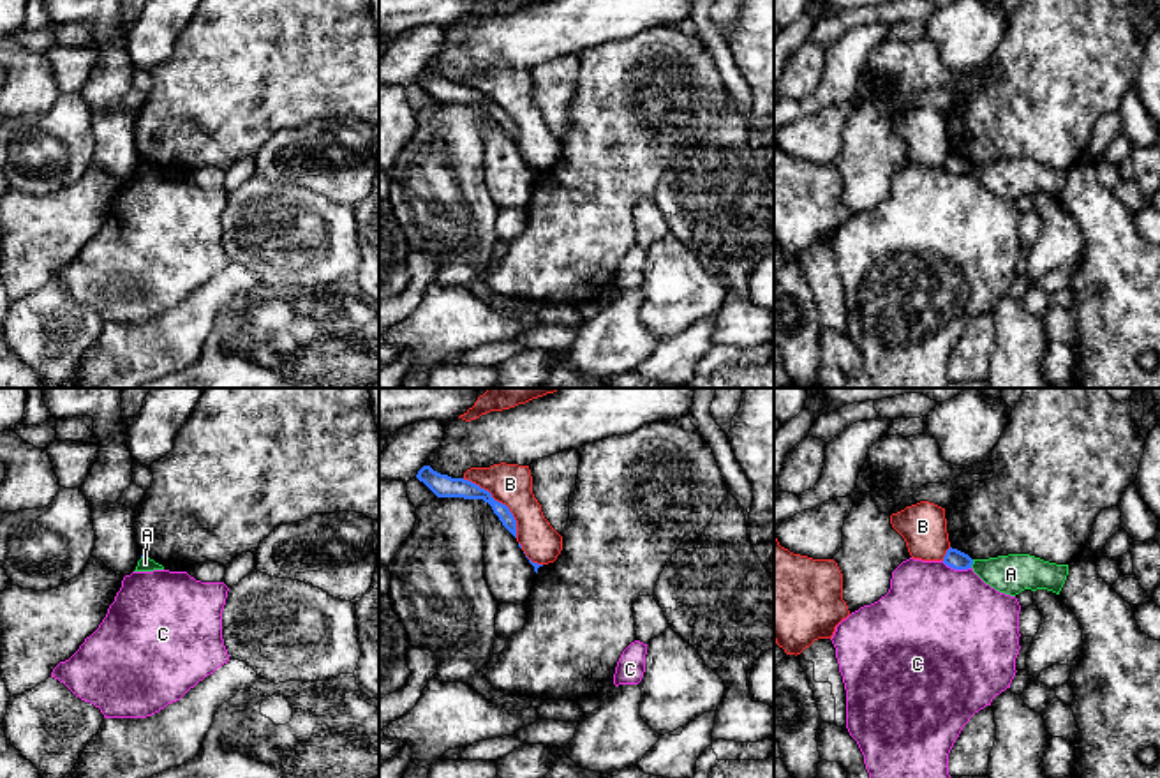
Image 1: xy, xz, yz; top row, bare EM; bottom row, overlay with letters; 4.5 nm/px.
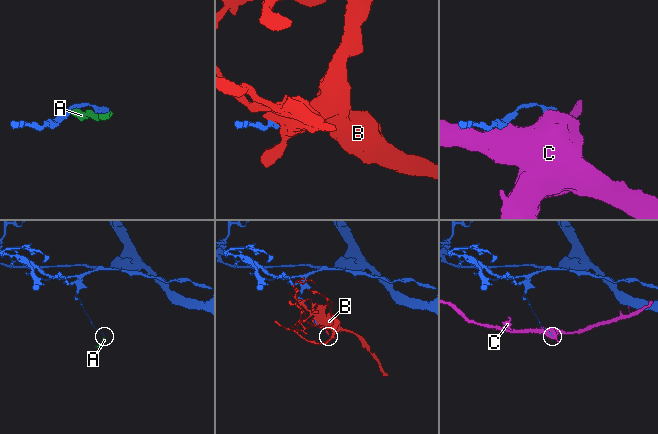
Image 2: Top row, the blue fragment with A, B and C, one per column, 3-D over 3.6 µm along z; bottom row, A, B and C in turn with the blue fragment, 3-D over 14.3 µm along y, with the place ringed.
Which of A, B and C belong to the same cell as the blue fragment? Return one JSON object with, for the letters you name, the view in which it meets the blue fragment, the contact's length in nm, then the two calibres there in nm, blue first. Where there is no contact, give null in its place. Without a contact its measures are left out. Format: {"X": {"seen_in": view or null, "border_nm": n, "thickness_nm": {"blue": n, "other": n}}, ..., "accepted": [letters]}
{"A": {"seen_in": "yz", "border_nm": 40, "thickness_nm": {"blue": 90, "other": 180}}, "accepted": ["A"]}

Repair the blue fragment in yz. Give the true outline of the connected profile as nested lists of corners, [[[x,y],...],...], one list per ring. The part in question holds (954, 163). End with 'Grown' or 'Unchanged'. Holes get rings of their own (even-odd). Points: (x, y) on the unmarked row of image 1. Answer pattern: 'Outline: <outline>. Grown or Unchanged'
Outline: [[[950,152],[943,168],[954,175],[971,173],[985,189],[1010,201],[1024,194],[1047,194],[1060,199],[1068,180],[1068,169],[1049,168],[1030,159],[971,164]]]. Grown

